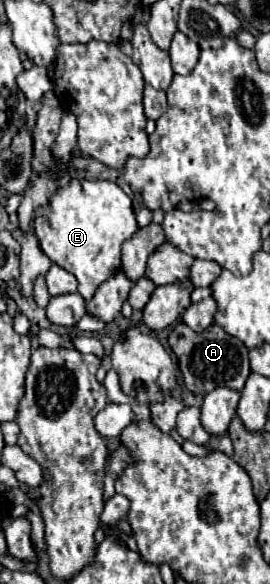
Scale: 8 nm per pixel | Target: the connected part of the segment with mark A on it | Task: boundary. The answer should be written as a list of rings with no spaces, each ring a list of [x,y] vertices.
[[[177,323],[173,327],[173,331],[169,333],[167,341],[169,341],[169,347],[173,349],[173,353],[177,357],[179,371],[183,375],[183,383],[189,391],[205,395],[217,387],[229,387],[235,391],[243,389],[245,379],[251,373],[247,347],[239,339],[227,335],[217,323],[213,323],[203,333],[195,333],[185,323]]]

